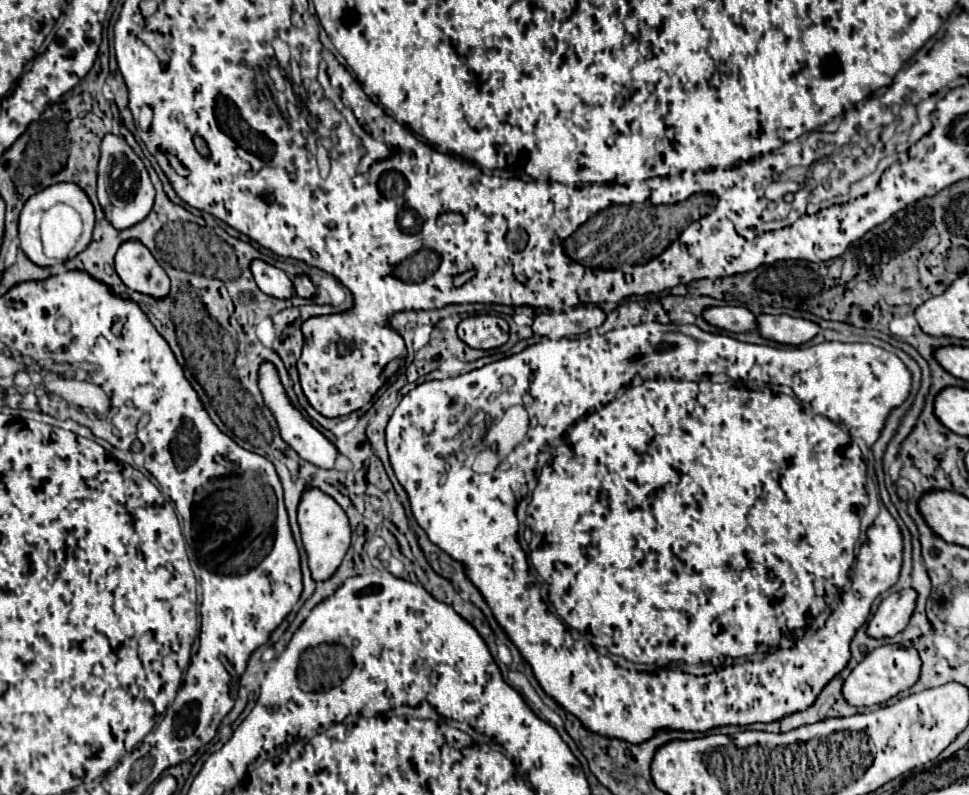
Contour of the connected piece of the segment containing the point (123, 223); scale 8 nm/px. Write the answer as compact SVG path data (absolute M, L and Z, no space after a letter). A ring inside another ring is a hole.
M105 135L103 143L101 143L101 161L99 161L99 183L97 183L97 199L103 207L105 219L117 229L129 229L137 223L141 223L151 207L153 207L153 199L155 199L155 189L151 185L151 179L141 163L141 159L133 153L133 149L125 143L123 137L119 135Z

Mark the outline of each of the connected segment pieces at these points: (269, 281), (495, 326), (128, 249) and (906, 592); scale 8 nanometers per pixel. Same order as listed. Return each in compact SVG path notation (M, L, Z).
M259 259L251 263L251 271L253 271L253 277L257 281L257 287L263 293L277 297L277 299L283 299L283 301L287 301L295 295L293 281L285 271L277 269L265 261L259 261Z
M475 315L459 323L457 335L473 349L495 349L507 343L509 325L495 315Z
M127 241L115 255L115 271L121 281L143 295L165 299L169 295L169 277L155 257L137 241Z
M907 587L899 593L885 597L877 613L869 621L867 633L875 639L895 637L911 621L911 615L915 611L915 601L917 601L917 591L913 587Z

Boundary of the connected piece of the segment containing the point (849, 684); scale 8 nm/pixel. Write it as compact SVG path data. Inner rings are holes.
M881 645L875 651L871 651L847 677L843 685L843 695L849 705L857 707L871 707L889 701L901 691L907 691L917 683L921 675L921 659L917 649L897 647L897 645Z

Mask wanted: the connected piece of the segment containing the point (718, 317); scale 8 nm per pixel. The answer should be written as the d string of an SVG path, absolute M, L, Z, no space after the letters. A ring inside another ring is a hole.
M711 307L703 311L707 323L731 331L731 333L749 333L757 329L757 317L745 307Z

